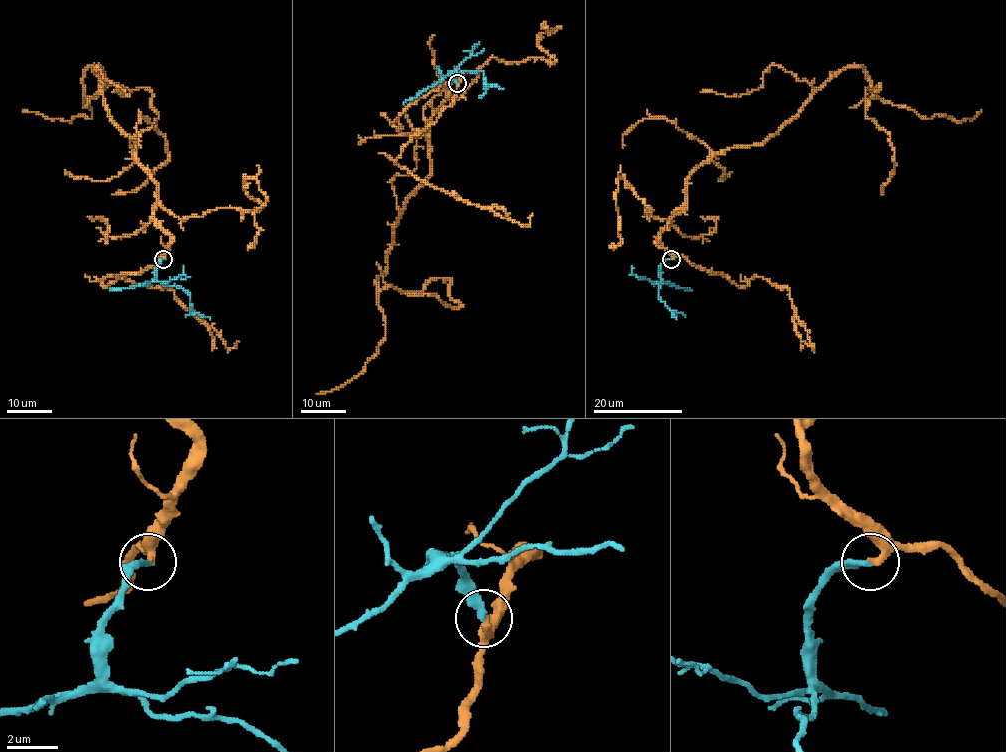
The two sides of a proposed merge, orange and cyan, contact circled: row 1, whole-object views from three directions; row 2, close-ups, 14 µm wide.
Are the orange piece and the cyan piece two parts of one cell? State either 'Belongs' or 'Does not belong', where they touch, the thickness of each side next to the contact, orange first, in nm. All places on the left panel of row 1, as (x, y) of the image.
Belongs. Place: (163, 259). Thickness 240 nm (orange) against 320 nm

